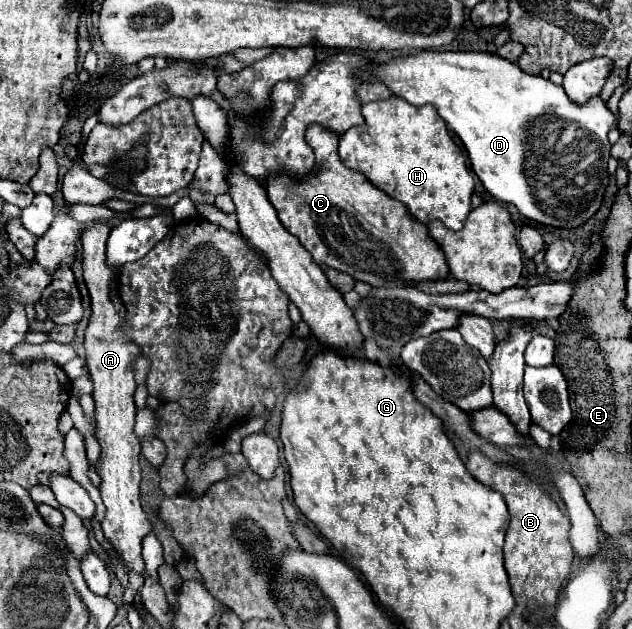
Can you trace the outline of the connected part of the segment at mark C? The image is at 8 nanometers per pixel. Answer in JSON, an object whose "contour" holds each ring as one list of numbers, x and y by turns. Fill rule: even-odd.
{"contour":[[314,125,306,133,308,145,316,153,316,169,308,179,298,181,288,175,276,175,266,183,266,193,274,209,278,211,278,219,294,237,298,237,300,245,308,249,316,263,330,265,338,271,352,275,356,281,370,283,372,287,412,287,414,281,428,279,446,279,448,265,444,261,444,253,430,239,426,225,418,223,408,215,404,205,368,183,360,171,352,171,338,157,338,135,332,131,324,131,320,125]]}

